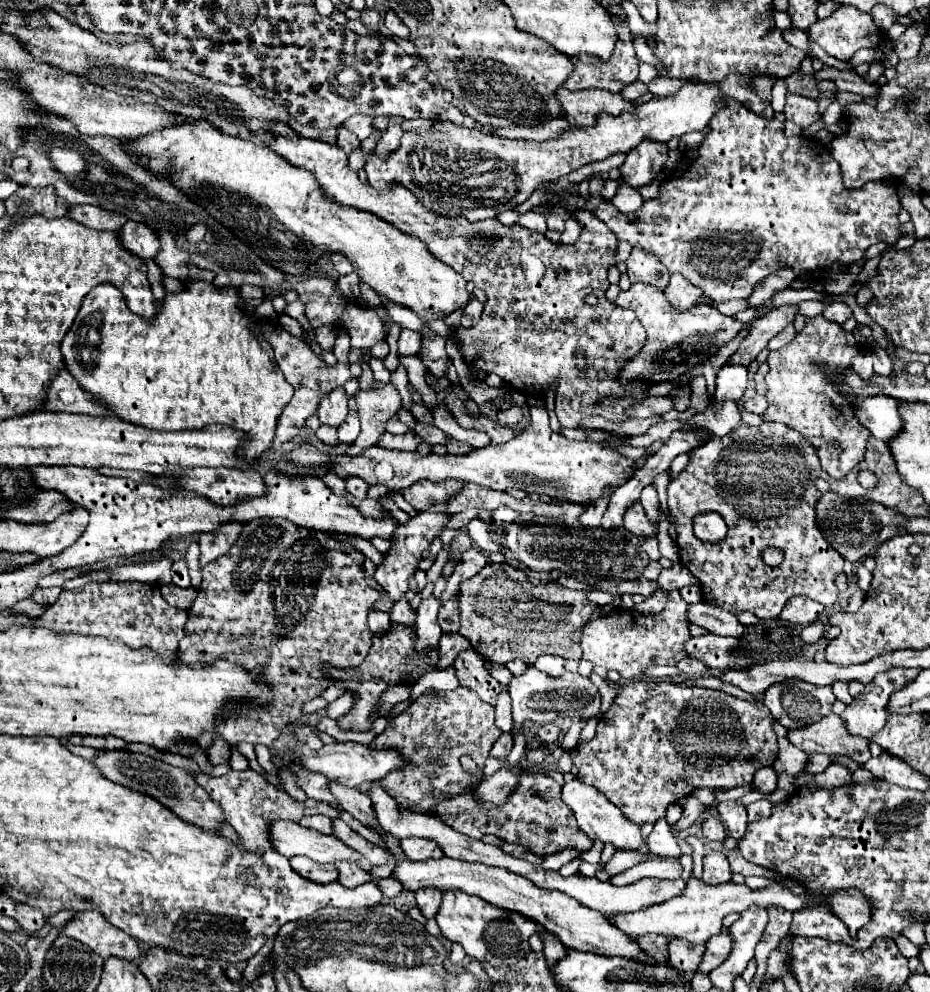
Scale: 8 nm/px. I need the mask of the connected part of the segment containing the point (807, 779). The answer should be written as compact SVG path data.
M830 765L826 771L822 773L802 773L796 777L794 787L826 787L826 789L834 789L840 785L848 785L852 783L852 771L848 771L844 765Z

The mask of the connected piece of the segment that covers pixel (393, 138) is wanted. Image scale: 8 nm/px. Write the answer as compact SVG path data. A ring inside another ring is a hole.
M392 117L390 119L386 133L380 137L380 141L376 145L376 151L378 151L380 157L384 157L386 151L392 153L392 149L396 149L396 145L400 143L400 137L402 137L402 127L400 125L402 125L402 121L404 121L402 117Z

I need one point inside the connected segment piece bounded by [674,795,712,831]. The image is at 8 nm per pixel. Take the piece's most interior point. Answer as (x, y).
(692, 808)

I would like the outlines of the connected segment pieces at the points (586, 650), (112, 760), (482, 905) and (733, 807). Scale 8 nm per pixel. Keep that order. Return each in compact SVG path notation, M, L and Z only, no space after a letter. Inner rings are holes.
M678 591L670 593L670 601L664 611L658 615L642 615L634 611L614 611L592 619L582 629L580 647L582 657L594 665L602 665L606 669L616 669L624 679L632 679L642 673L646 665L674 665L682 657L688 657L682 649L684 641L690 637L688 619L686 619L688 603L682 601Z
M98 749L96 757L94 757L94 765L100 769L100 773L106 779L120 783L124 787L130 787L134 791L140 791L140 793L148 793L150 797L156 797L162 805L176 811L178 817L182 817L188 823L200 825L202 829L214 829L216 831L218 823L224 821L224 815L220 813L220 805L216 805L210 799L210 795L184 769L172 767L164 761L152 759L152 757L142 755L142 753L132 753L128 749L112 749L112 751Z
M460 889L442 891L442 905L434 919L440 925L440 931L446 939L450 939L452 943L460 943L466 955L478 961L488 961L490 965L512 965L514 961L524 957L526 951L530 951L530 935L544 933L544 925L520 913L488 905L488 901L468 895Z
M726 801L726 803L718 805L718 813L720 813L724 825L728 827L730 835L740 839L746 829L746 807L740 805L738 801Z

